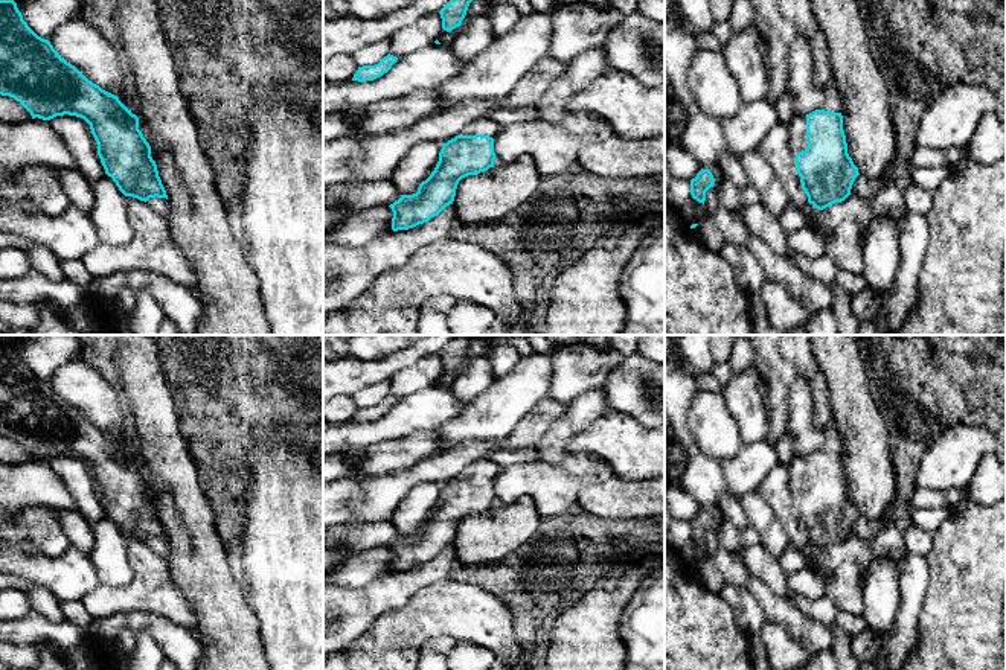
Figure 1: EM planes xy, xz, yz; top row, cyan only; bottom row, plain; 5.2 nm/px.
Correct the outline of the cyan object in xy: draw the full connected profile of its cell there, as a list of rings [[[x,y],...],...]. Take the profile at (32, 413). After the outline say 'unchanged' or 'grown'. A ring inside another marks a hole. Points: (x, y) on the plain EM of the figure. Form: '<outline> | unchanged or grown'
[[[0,341],[0,436],[20,443],[32,460],[50,461],[64,455],[84,460],[98,484],[105,515],[125,538],[145,544],[155,538],[168,541],[151,487],[139,471],[139,458],[117,437],[102,431],[67,404],[49,381],[38,378],[23,361],[14,341]]] | unchanged

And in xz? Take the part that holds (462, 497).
[[[480,458],[463,467],[459,477],[442,486],[431,516],[413,536],[401,536],[389,548],[393,553],[392,571],[408,571],[428,563],[453,545],[457,525],[468,516],[494,509],[494,478],[503,471],[492,460]]] | grown

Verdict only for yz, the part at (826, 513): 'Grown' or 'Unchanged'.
Grown

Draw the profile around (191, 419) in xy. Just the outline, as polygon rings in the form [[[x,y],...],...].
[[[189,390],[174,391],[180,414],[180,431],[187,440],[189,452],[197,464],[198,477],[207,501],[218,516],[223,507],[223,471],[212,445],[204,439],[204,416],[194,407],[195,394]]]

